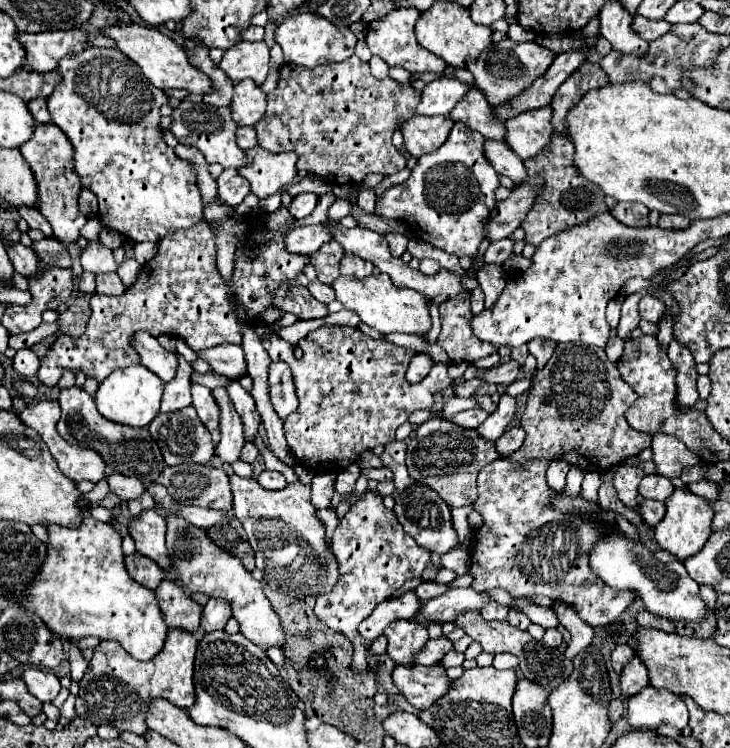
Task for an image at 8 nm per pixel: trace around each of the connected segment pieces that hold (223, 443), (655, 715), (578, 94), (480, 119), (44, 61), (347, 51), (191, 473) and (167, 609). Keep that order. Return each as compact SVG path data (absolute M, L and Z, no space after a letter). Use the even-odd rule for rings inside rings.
M216 388L216 390L212 390L212 394L214 394L214 400L220 408L220 434L222 434L220 444L216 448L216 456L222 462L230 464L230 462L238 460L240 450L244 446L242 422L240 422L240 416L236 414L232 400L228 398L224 388Z
M646 686L628 698L628 720L634 728L656 730L658 726L668 724L682 730L688 726L688 710L680 696Z
M582 62L572 74L570 78L556 90L554 98L552 98L552 126L558 132L566 132L564 128L564 118L568 114L568 110L592 88L602 88L608 86L608 76L604 74L604 70L600 68L600 64L594 62Z
M472 88L454 108L448 118L456 124L462 122L464 126L480 132L484 138L504 140L504 122L494 116L494 108L488 104L484 94Z
M54 30L54 32L40 32L40 34L18 34L16 38L24 50L26 58L24 64L30 70L40 74L56 70L58 62L68 54L78 54L88 48L88 34L84 30Z
M306 12L306 14L294 14L288 16L274 34L274 42L282 48L284 60L288 64L296 66L306 66L314 68L320 64L330 64L330 62L342 62L352 56L354 46L356 46L356 36L350 32L346 26L334 26L326 18Z
M180 464L168 466L156 478L168 494L180 504L194 504L214 510L232 510L230 482L224 470L204 464Z
M162 580L156 588L156 598L168 628L182 628L188 632L198 630L202 606L192 602L176 582Z

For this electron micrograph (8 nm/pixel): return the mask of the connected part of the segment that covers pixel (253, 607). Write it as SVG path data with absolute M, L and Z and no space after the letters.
M168 514L166 518L166 546L168 546L168 558L172 558L172 568L178 572L178 580L184 588L190 592L202 592L210 598L224 600L232 608L232 616L240 624L240 632L258 644L260 648L268 646L282 646L284 644L284 632L280 626L278 614L272 610L262 584L252 578L252 574L242 566L242 562L220 550L206 534L206 530L198 526L190 526L184 518L178 514Z

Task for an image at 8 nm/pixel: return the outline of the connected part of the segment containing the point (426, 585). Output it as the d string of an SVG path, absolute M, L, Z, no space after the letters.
M422 582L416 588L416 596L420 600L430 600L430 598L436 598L436 596L444 594L446 590L448 590L448 586L444 586L444 584L438 584L438 582Z

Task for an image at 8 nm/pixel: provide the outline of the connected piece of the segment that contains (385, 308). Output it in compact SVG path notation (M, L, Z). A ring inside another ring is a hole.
M388 274L368 276L368 278L346 278L338 276L336 282L332 282L332 288L336 292L336 300L344 304L346 310L352 310L358 314L360 322L382 332L404 332L404 334L428 334L432 320L430 320L430 308L426 302L426 296L422 296L416 290L394 286L394 282L388 278Z

